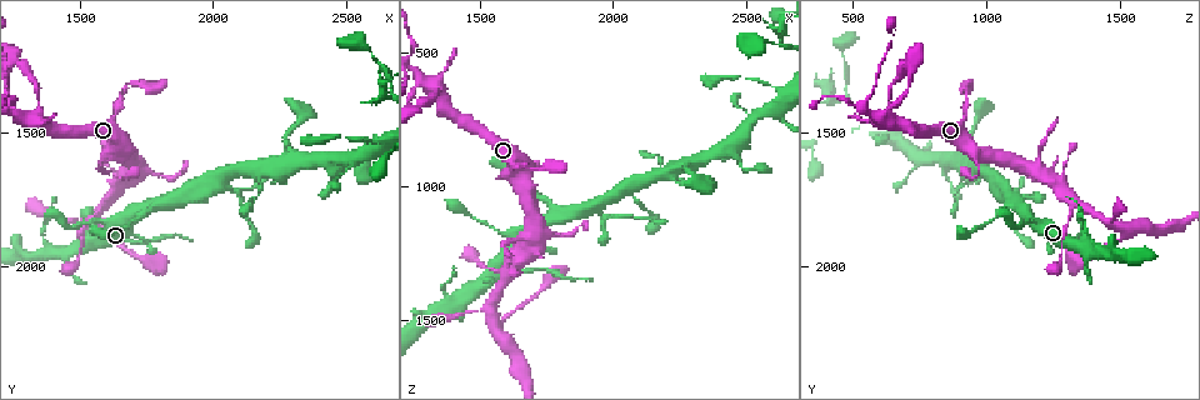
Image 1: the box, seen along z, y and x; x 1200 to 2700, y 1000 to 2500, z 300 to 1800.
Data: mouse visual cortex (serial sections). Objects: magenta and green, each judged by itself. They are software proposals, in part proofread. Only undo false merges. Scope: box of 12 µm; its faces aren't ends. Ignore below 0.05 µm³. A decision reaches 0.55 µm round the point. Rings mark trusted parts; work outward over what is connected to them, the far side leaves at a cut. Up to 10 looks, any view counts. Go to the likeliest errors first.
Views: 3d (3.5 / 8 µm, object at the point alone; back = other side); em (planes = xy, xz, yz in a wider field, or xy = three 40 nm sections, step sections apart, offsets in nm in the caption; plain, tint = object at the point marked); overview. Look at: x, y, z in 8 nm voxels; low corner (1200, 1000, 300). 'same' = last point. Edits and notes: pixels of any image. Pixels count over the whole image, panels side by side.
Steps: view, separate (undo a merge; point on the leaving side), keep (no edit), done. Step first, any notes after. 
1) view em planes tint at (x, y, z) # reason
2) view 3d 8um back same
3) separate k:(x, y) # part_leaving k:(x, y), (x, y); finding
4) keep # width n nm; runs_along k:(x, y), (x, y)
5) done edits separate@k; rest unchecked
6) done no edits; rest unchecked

view 3d 8um at (1490, 1830, 1470) # three-way junction

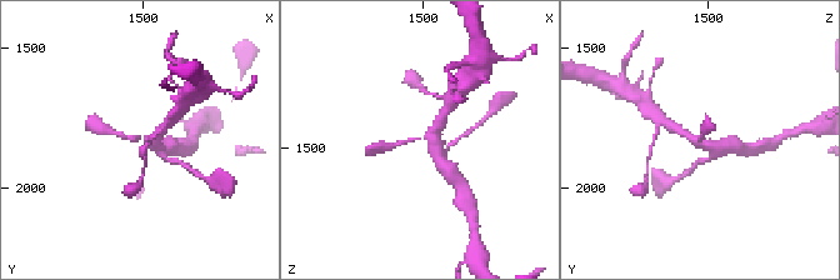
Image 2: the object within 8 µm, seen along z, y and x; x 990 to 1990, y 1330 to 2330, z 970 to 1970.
view 3d 3.5um at (1490, 1820, 1470) # closer look

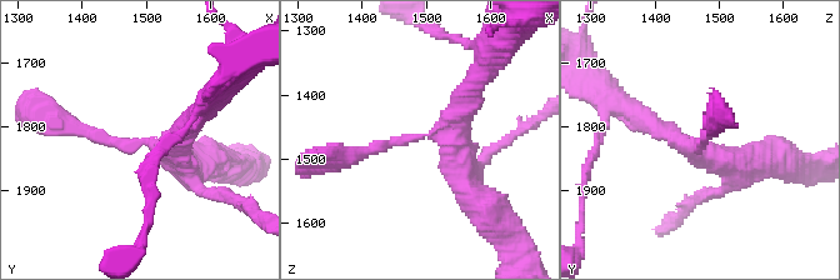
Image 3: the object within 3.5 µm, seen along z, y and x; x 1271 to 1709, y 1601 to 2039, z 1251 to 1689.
view em xy step 2 tint at (1485, 1825, 1465) # arms 3; arm_widths 200, 250, 350 nm; now the EM

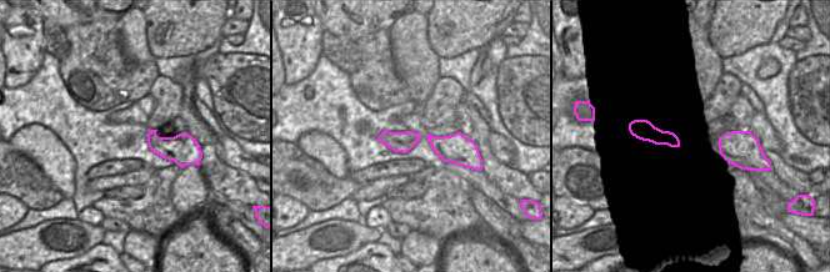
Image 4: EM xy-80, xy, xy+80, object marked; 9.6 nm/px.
keep # width 190 nm; runs_along 3:(186, 128), (159, 150), (64, 124); all the same cell

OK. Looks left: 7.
view 3d 3.5um at (2000, 1690, 1030) # a fork

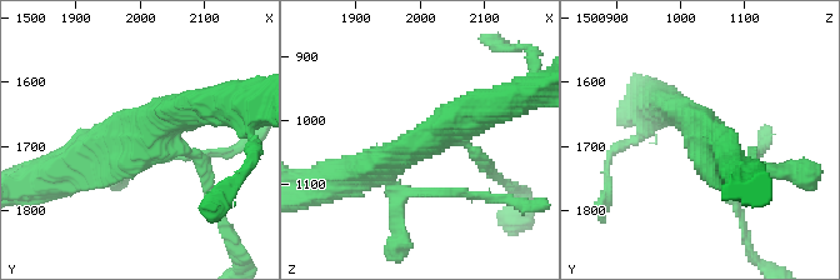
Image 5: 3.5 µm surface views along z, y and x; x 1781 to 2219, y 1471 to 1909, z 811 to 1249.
view em xy step 2 tint at (2005, 1680, 1035) # arms 3; arm_widths 150, 400, 400 nm; now the EM

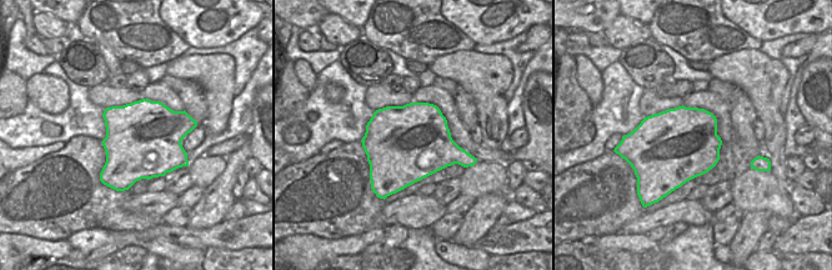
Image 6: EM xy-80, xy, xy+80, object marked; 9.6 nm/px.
keep # runs_along 5:(355, 176), (489, 106); all the same cell

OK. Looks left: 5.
view 3d 8um back at (2610, 1540, 630) # side arm on a straight run

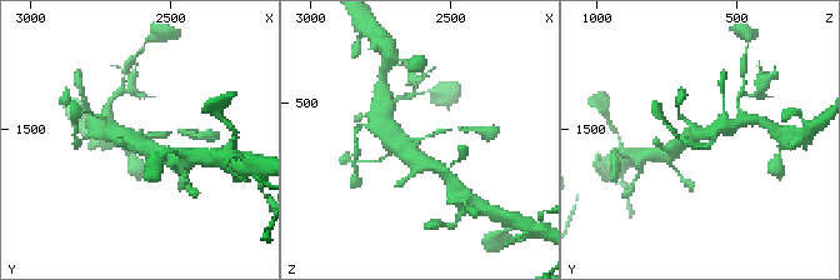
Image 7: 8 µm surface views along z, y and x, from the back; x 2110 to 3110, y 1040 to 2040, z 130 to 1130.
view 3d 3.5um same # zoom in

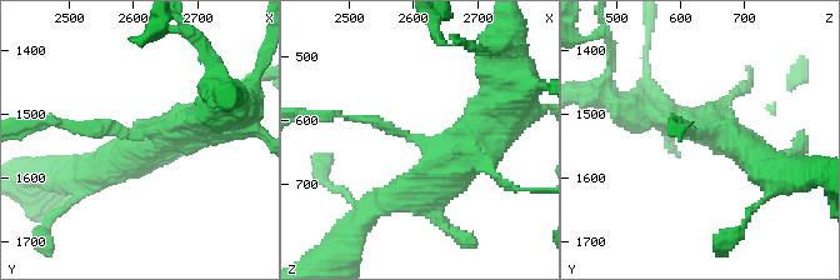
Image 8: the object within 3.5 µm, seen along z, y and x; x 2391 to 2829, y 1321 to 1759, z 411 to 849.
view em xy step 2 tint at (2605, 1535, 625) # arms 3; arm_widths 100, 450, 450 nm

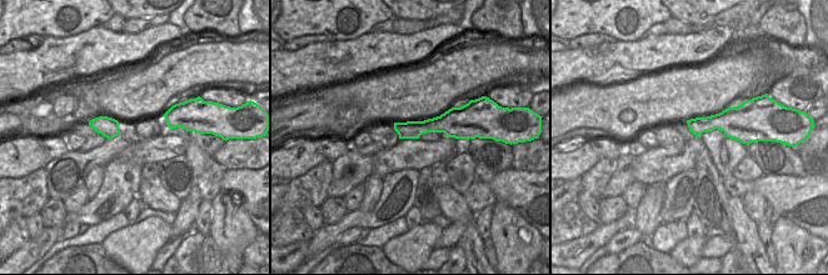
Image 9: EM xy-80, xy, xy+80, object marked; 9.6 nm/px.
keep # runs_along 8:(414, 195), (440, 160), (418, 138), (341, 115); continuous, no second cell

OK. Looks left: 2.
done no edits; rest unchecked

